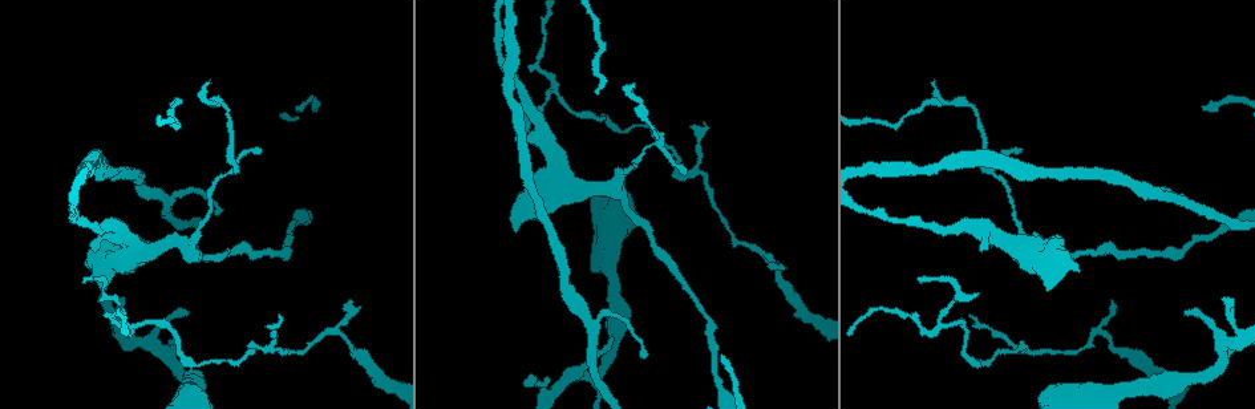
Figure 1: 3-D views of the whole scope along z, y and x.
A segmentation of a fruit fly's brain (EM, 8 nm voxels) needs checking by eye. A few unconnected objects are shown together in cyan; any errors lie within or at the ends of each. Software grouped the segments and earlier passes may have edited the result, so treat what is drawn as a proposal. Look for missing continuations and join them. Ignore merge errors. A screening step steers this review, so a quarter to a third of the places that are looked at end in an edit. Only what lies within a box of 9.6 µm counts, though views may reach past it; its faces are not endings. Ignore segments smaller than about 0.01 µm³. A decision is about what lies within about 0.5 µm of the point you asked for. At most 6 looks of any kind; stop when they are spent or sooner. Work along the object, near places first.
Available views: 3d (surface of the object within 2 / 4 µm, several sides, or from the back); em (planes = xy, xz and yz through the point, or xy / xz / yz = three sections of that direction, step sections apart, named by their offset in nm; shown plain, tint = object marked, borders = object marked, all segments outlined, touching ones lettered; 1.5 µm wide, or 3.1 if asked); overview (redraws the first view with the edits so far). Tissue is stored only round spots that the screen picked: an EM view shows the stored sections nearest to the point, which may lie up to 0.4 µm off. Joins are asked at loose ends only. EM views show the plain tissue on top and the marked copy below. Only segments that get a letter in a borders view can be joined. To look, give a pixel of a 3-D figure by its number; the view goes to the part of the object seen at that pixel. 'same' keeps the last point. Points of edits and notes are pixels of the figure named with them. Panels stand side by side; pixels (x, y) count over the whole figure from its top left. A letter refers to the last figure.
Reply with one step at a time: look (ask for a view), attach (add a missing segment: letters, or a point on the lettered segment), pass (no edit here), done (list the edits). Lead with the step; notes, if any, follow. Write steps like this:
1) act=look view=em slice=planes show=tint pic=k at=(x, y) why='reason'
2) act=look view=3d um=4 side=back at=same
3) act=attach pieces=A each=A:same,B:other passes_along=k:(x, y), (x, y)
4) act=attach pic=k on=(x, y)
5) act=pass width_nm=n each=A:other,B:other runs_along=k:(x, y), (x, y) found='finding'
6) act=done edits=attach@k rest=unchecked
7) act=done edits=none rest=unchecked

act=look view=em slice=yz step=8 show=tint pic=1 at=(189, 311) why='an open end'

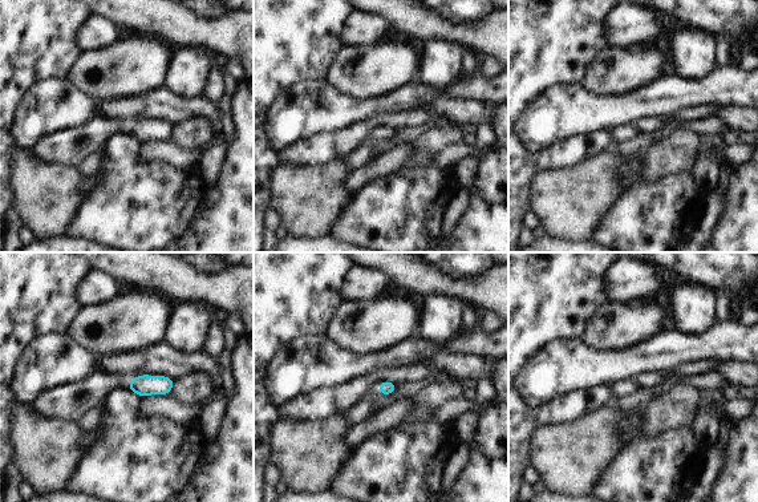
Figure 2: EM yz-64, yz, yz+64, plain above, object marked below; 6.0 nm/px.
act=look view=em slice=planes show=borders at=same why='another direction'

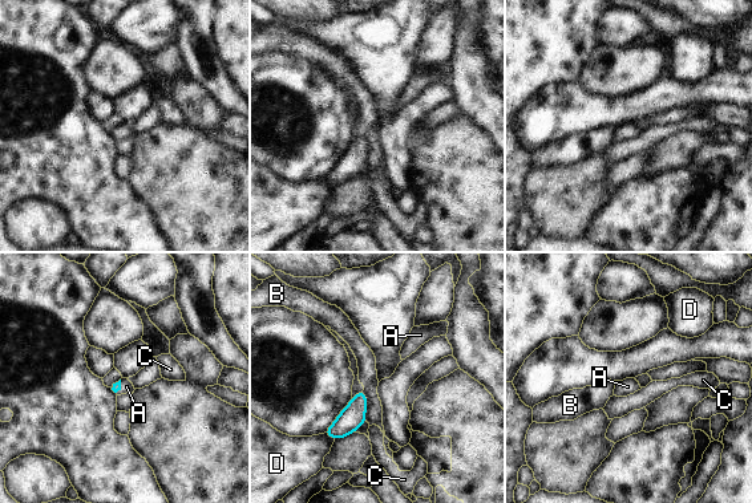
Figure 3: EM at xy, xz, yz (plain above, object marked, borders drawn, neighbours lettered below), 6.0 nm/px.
act=attach pieces=A each=A:same,B:other,C:other,D:other passes_along=3:(114, 388), (120, 388), (126, 386) found='the neuron continues'

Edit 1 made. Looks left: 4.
act=look view=em slice=planes show=tint pic=1 at=(550, 379) why='tapers out'

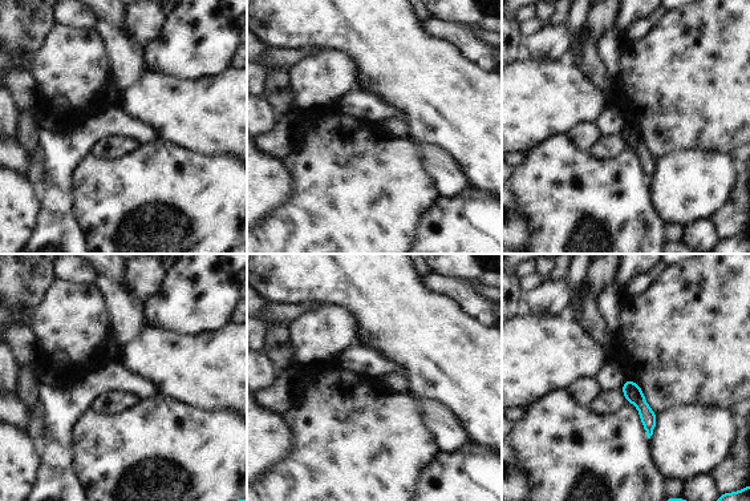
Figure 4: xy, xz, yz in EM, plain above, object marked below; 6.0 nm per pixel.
act=look view=em slice=planes show=borders at=same

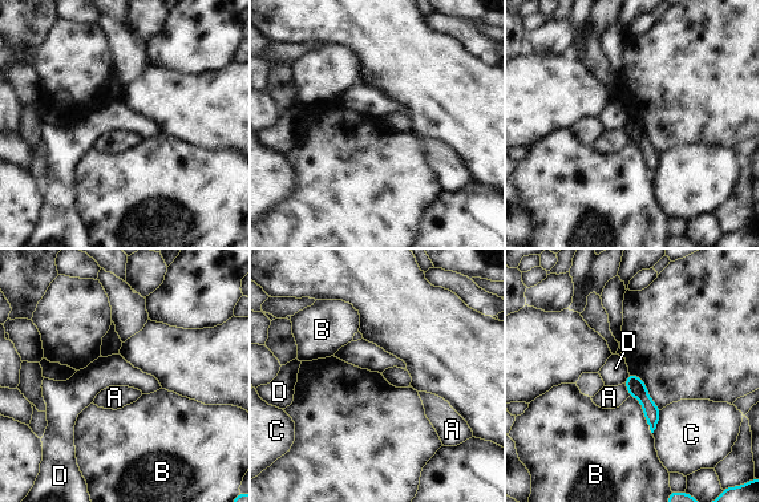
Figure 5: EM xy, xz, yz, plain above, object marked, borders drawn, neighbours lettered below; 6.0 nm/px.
act=pass each=A:other,B:other,C:other,D:other border=5:(629, 373), (623, 383) found='none of them fits'

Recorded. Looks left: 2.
act=look view=em slice=planes show=borders pic=1 at=(1015, 152) why='free end'

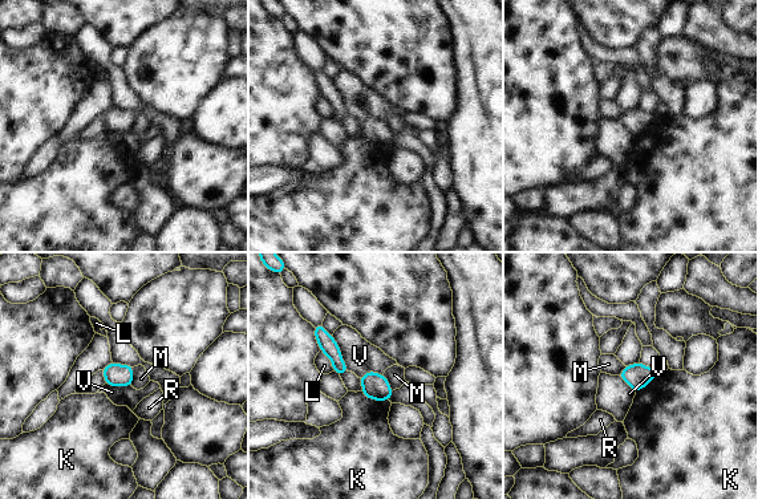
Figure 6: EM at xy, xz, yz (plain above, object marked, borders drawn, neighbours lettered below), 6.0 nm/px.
act=pass longest_contact=V:240nm each=K:other,L:other,M:other,R:other,V:other border=6:(332, 337), (349, 370) found='none of them fits'

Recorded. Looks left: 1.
act=done edits=attach@3 rest=unchecked

